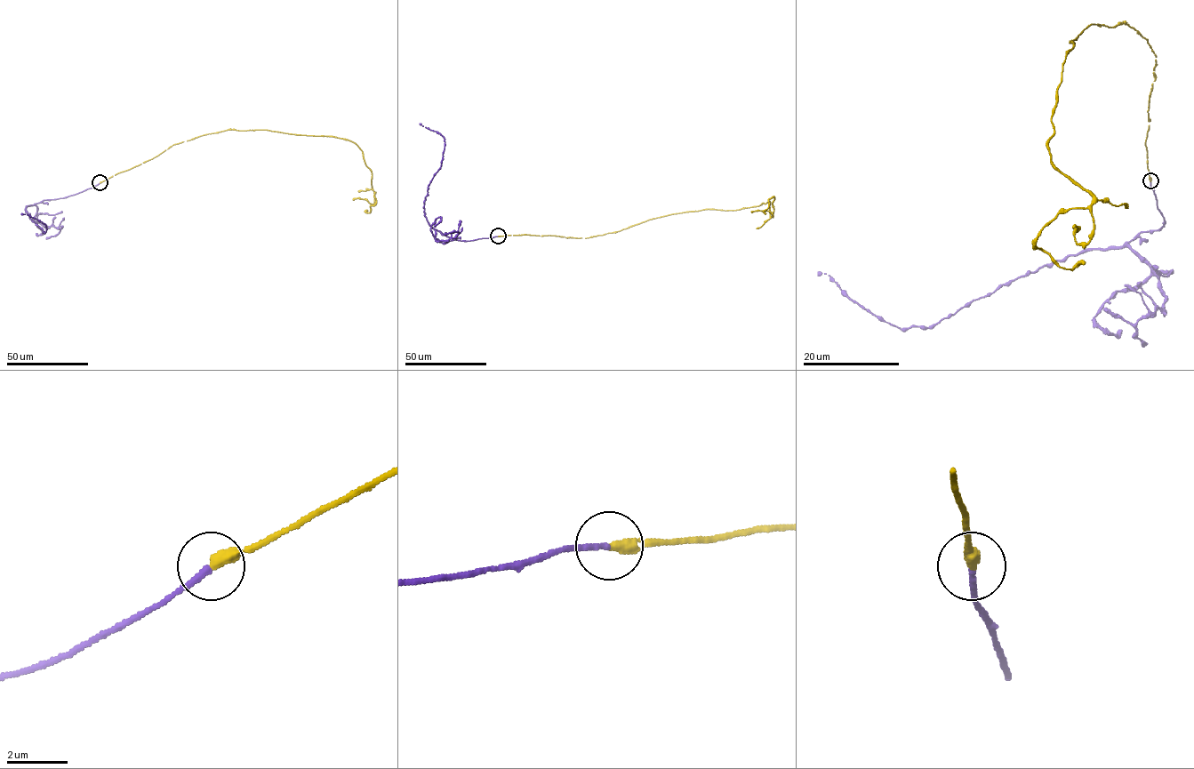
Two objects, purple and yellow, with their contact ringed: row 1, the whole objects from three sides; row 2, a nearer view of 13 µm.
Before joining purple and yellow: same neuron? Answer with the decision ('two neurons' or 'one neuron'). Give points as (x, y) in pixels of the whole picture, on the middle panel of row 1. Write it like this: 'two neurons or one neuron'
one neuron

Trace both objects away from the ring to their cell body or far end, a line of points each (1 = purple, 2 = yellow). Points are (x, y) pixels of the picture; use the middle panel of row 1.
1: (498, 236), (459, 241), (429, 225), (424, 203), (428, 185), (440, 167), (444, 141), (440, 133), (420, 124)
2: (498, 236), (588, 237), (665, 216), (735, 210), (769, 202), (771, 217), (773, 196), (765, 214)

